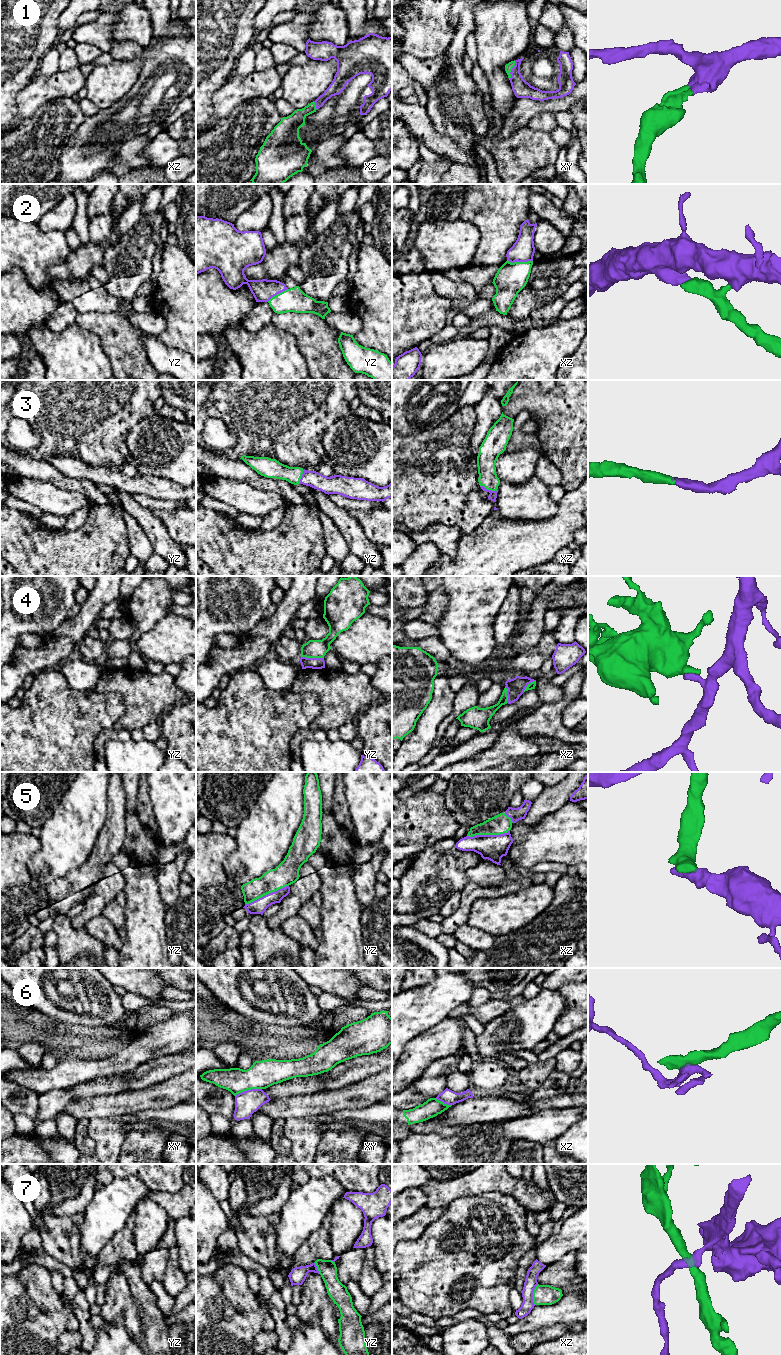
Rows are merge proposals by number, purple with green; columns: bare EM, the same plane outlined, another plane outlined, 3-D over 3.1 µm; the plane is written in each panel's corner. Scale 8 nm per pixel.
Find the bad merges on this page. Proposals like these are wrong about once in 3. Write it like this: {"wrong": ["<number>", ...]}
{"wrong": ["4", "6", "7"]}

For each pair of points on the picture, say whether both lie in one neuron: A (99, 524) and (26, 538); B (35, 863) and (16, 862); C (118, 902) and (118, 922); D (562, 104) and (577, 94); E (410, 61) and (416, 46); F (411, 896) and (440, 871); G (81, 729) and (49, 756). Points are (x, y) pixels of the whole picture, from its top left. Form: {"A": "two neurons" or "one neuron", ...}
{"A": "one neuron", "B": "two neurons", "C": "one neuron", "D": "one neuron", "E": "two neurons", "F": "one neuron", "G": "one neuron"}

